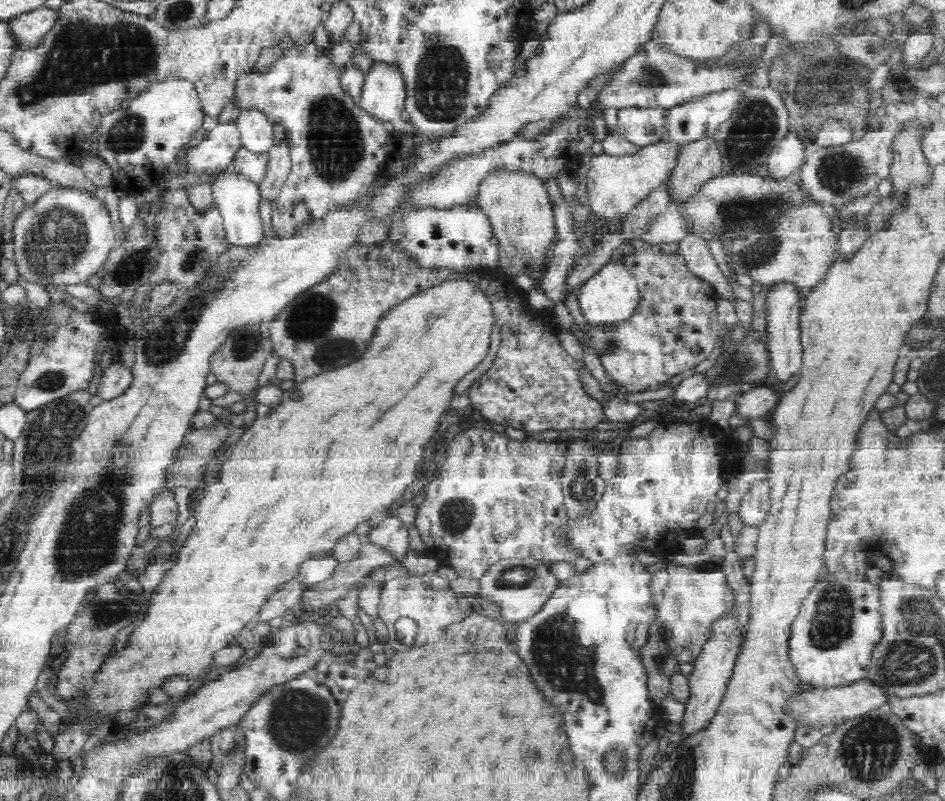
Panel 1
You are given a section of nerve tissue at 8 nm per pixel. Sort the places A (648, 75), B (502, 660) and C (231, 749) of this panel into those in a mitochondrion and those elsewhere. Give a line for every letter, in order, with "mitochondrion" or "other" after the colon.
A: mitochondrion
B: other
C: mitochondrion

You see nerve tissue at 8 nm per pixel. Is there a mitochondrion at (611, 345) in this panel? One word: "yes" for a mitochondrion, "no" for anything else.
yes

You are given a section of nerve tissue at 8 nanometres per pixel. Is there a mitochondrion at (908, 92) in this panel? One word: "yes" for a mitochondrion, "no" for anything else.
no

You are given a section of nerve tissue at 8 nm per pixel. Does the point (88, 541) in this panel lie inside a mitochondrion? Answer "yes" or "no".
yes

